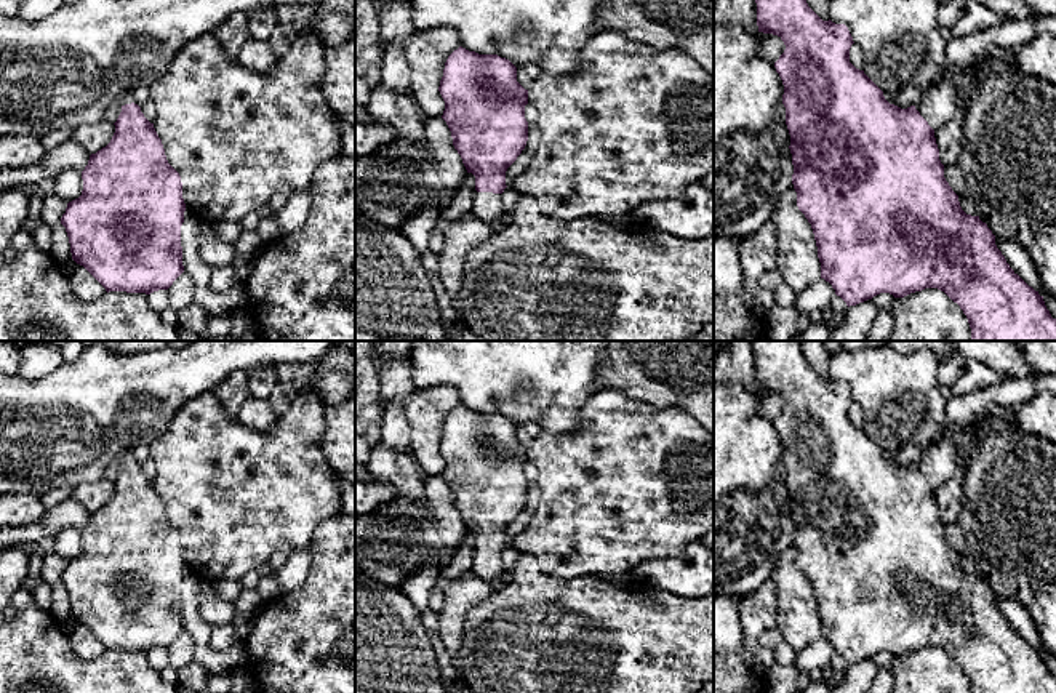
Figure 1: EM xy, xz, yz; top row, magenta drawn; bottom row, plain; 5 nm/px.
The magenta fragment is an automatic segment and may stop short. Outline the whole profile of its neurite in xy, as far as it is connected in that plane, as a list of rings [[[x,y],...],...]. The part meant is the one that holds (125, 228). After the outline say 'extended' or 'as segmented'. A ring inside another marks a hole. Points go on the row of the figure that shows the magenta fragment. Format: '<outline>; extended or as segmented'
[[[131,93],[122,98],[110,142],[90,155],[82,171],[82,195],[67,203],[66,227],[72,259],[83,266],[106,291],[150,294],[168,290],[184,272],[181,226],[186,203],[179,173],[168,163],[162,139]]]; extended

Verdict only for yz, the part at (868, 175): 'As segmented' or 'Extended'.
Extended

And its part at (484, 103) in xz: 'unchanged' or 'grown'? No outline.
grown

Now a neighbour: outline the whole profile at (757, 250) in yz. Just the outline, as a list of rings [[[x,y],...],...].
[[[773,218],[757,232],[742,237],[739,251],[746,280],[758,280],[766,270],[776,269],[776,243],[778,234]]]

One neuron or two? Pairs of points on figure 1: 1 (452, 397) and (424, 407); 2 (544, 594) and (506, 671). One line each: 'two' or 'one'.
1: one
2: one

